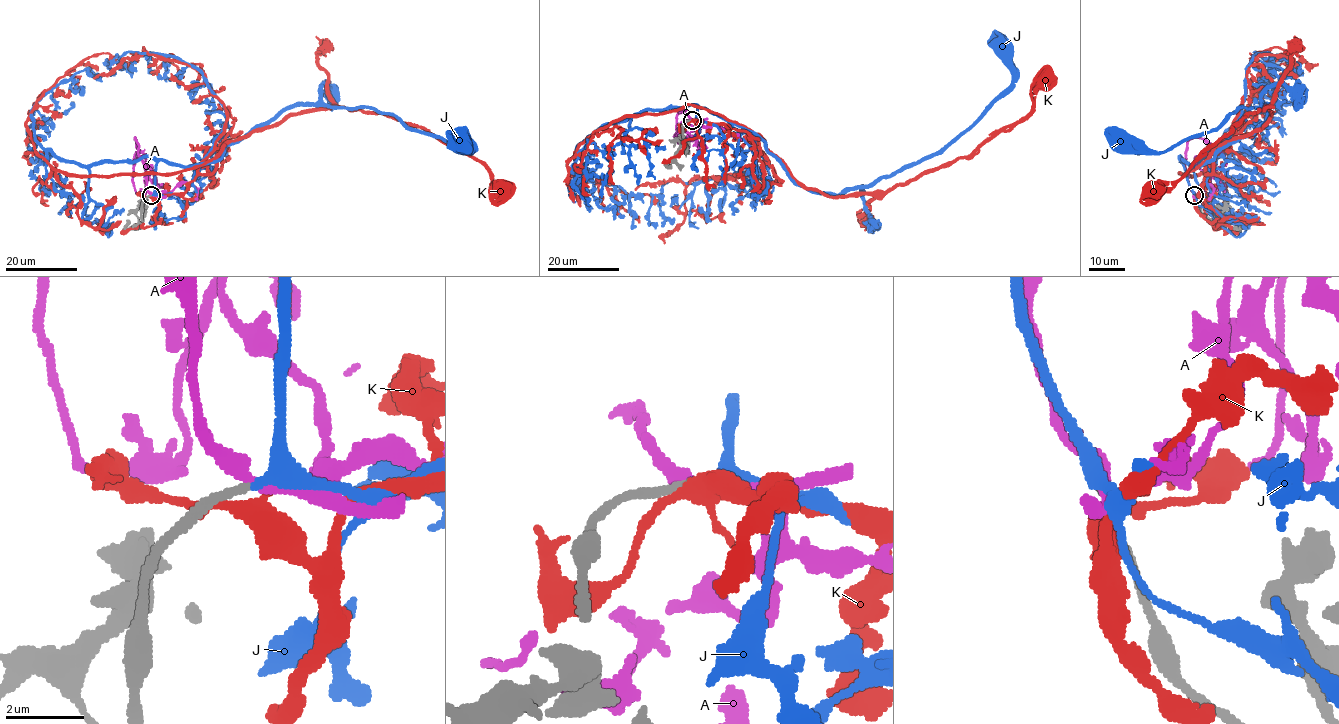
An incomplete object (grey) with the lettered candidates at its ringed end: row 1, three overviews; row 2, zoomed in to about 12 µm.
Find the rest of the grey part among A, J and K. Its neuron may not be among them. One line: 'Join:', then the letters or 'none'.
Join: J

